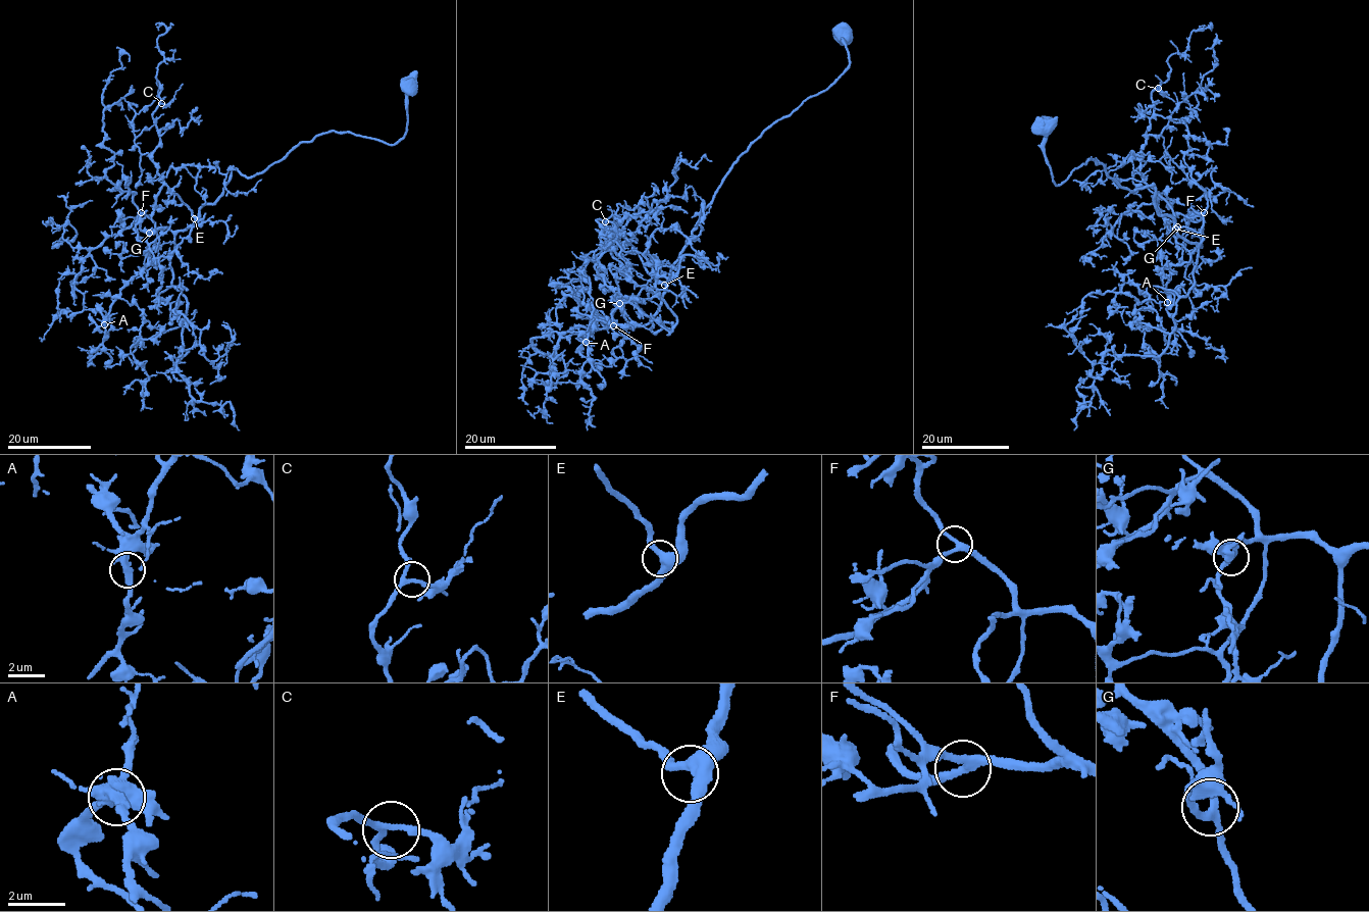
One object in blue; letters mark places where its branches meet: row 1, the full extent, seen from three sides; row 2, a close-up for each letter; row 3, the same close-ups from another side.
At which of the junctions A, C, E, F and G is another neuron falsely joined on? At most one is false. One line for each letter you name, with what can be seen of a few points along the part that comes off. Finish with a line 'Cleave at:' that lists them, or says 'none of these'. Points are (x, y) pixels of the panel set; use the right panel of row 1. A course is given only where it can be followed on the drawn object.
Cleave at: none of these

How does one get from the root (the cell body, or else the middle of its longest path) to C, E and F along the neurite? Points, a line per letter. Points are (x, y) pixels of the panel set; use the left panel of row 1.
C: (407, 85), (407, 131), (395, 143), (318, 135), (260, 172), (232, 170), (196, 216), (152, 160), (161, 103)
E: (407, 85), (407, 131), (395, 143), (344, 132), (318, 135), (260, 172), (232, 170), (223, 195), (194, 218)
F: (407, 85), (407, 131), (392, 144), (327, 132), (260, 172), (232, 170), (183, 230), (141, 212)

